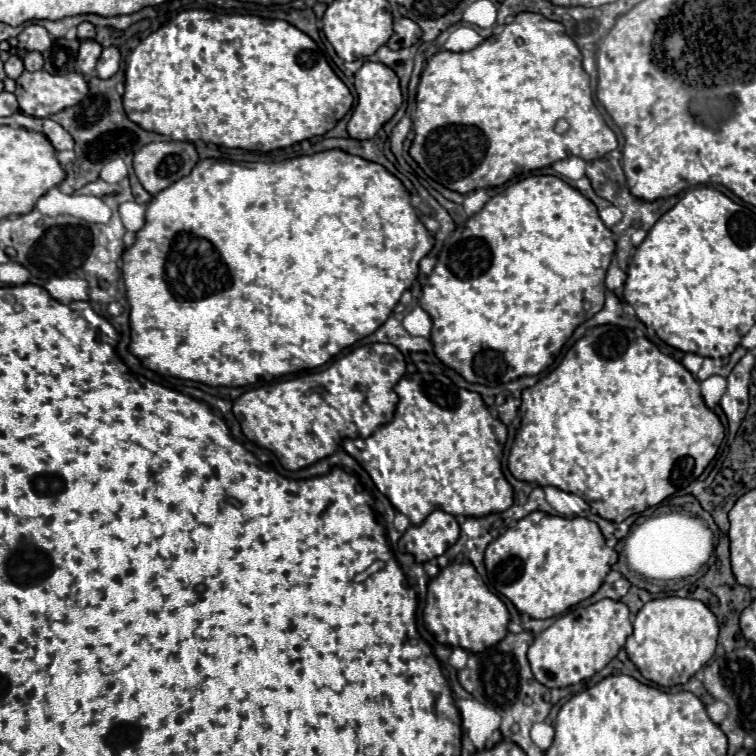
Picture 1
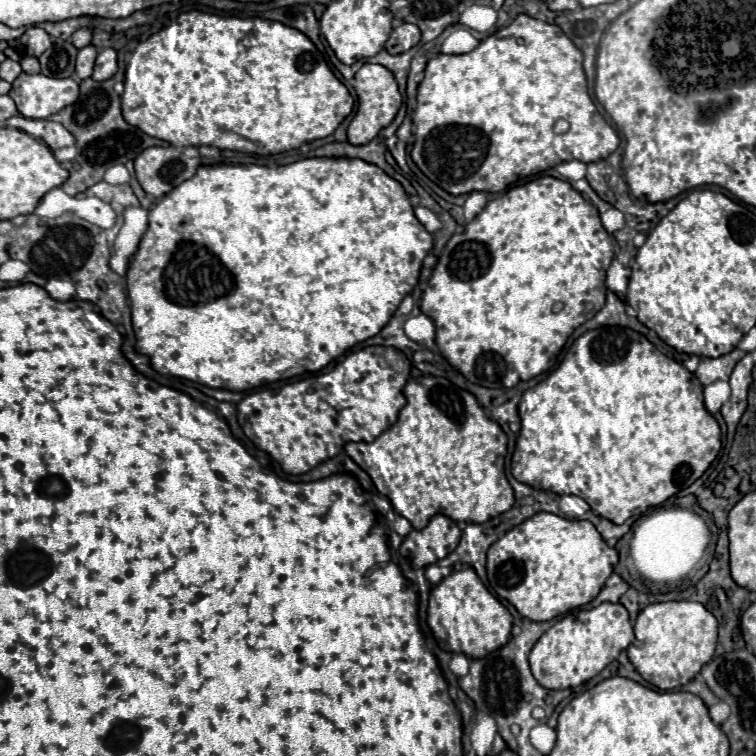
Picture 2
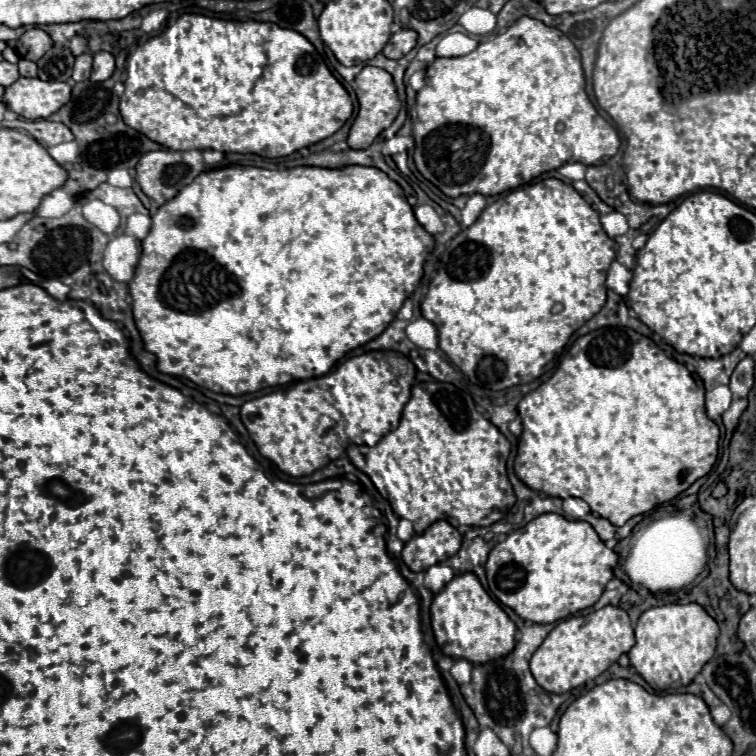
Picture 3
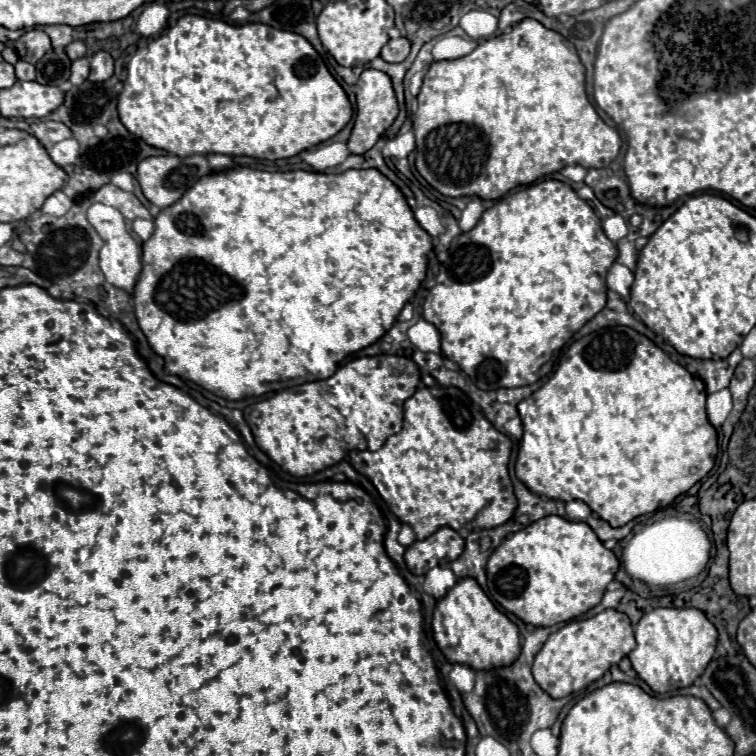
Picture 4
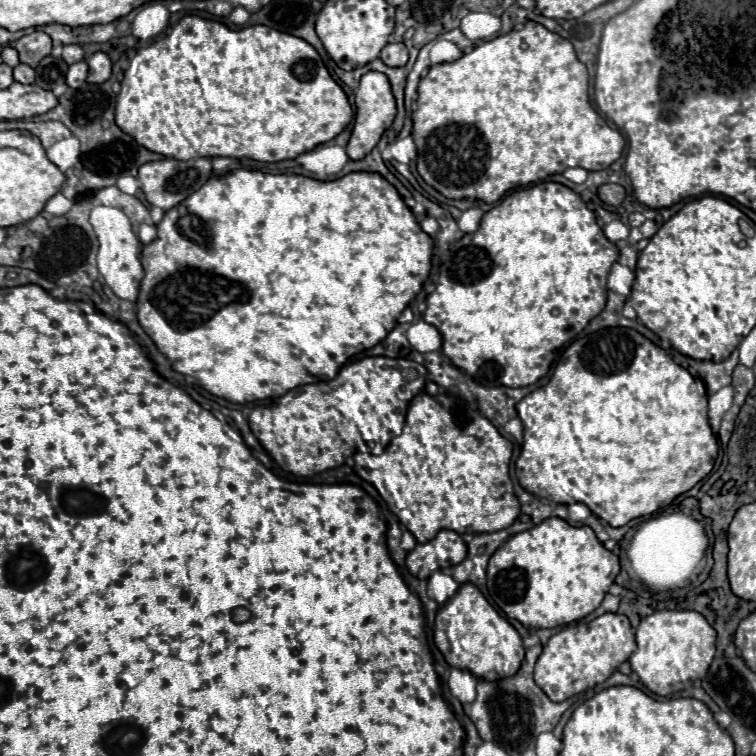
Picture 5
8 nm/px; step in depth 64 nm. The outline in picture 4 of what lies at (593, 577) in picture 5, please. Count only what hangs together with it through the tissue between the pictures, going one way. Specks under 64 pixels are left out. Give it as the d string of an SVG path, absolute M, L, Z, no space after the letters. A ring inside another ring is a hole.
M544 516L530 526L510 534L492 552L486 566L488 592L494 602L516 614L522 622L534 626L554 626L564 624L594 608L602 600L606 586L614 580L618 566L620 562L616 554L598 540L594 530L586 522L570 522L562 516Z

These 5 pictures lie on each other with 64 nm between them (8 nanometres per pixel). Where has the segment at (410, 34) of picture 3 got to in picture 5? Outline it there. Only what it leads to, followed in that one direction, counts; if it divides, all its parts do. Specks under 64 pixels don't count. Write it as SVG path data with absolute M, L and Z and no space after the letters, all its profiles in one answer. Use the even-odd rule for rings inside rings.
M390 42L382 48L380 60L388 66L404 66L408 60L408 50L402 42Z

